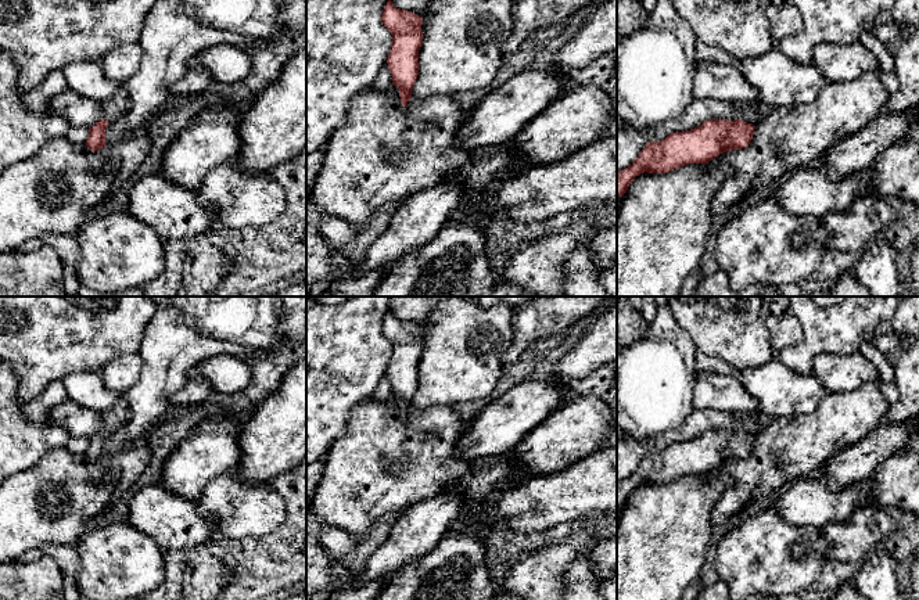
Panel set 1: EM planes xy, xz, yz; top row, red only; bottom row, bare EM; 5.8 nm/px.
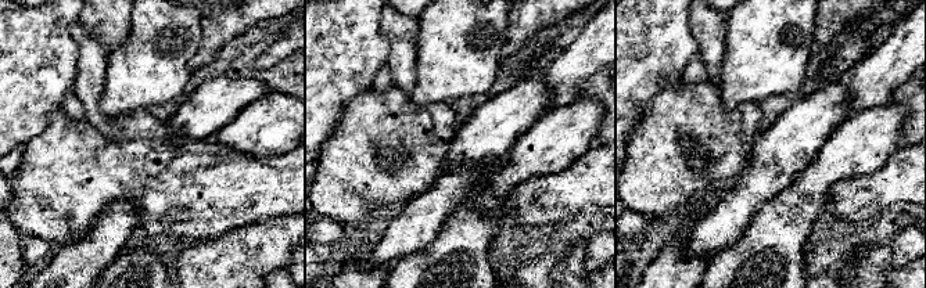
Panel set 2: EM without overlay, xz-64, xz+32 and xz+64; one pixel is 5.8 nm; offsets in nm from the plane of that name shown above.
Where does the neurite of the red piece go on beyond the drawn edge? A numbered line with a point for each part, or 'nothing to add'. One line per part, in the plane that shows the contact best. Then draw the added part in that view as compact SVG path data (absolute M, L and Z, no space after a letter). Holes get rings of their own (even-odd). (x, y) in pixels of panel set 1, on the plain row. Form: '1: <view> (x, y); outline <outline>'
1: yz (746, 421); outline M740 413L737 417L737 430L742 430L747 434L758 435L755 432L757 413Z

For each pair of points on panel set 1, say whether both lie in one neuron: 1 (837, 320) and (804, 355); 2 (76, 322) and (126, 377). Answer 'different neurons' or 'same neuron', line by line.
1: same neuron
2: different neurons

